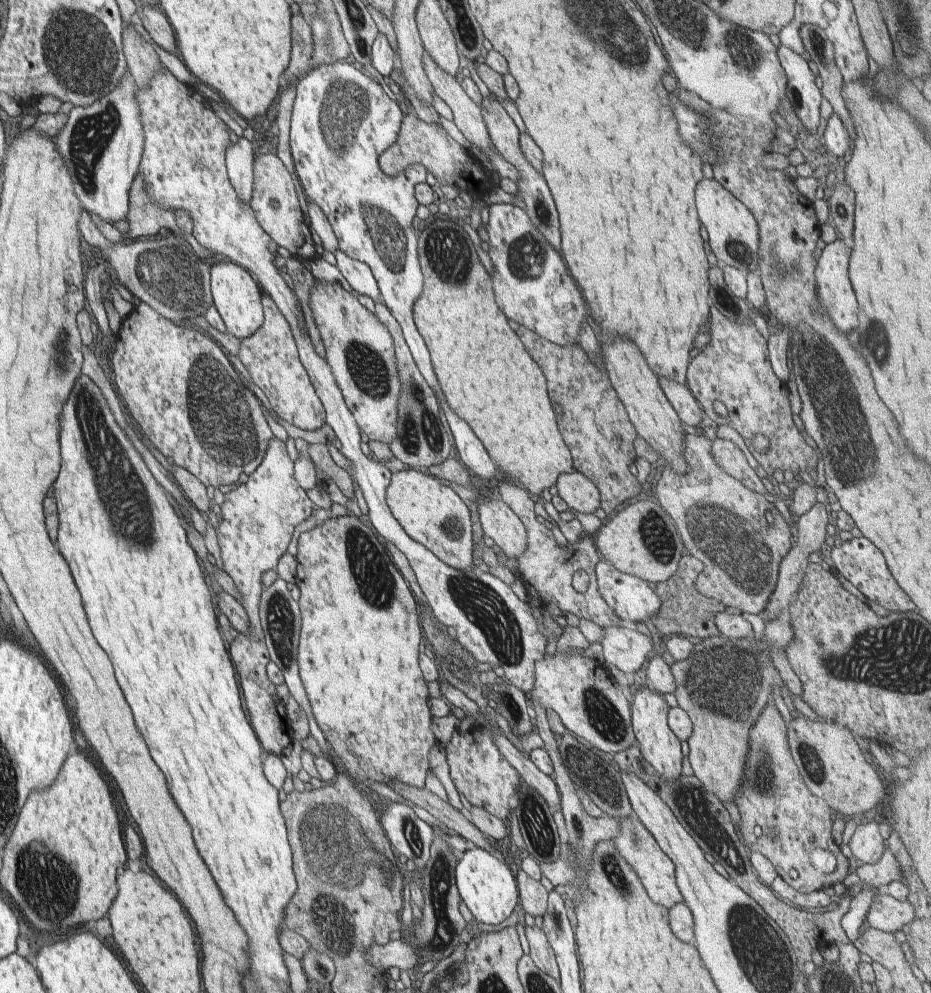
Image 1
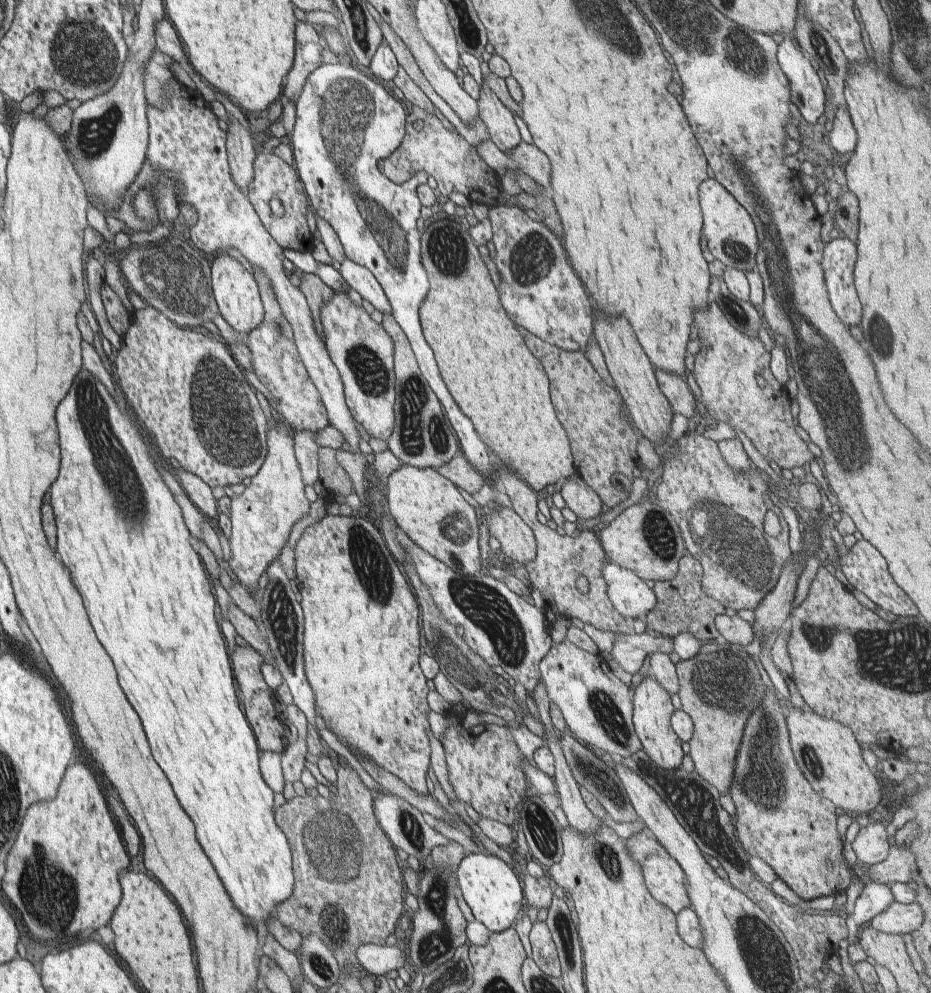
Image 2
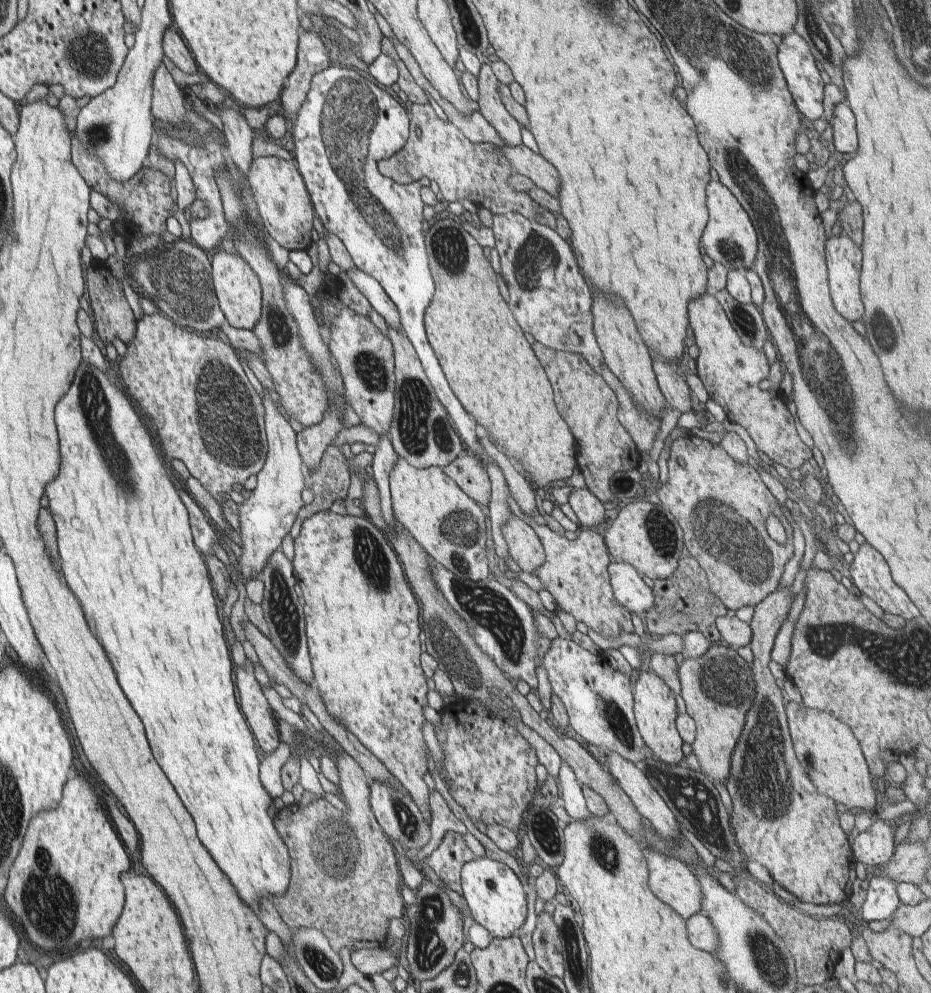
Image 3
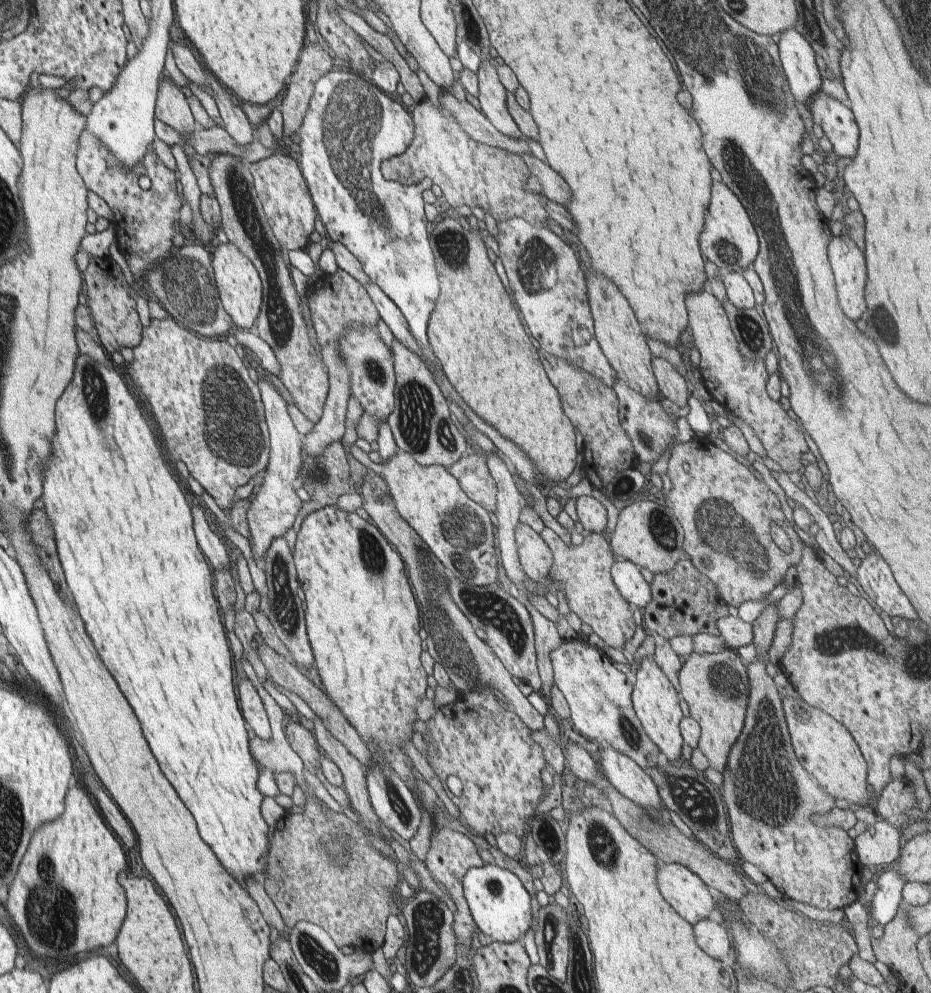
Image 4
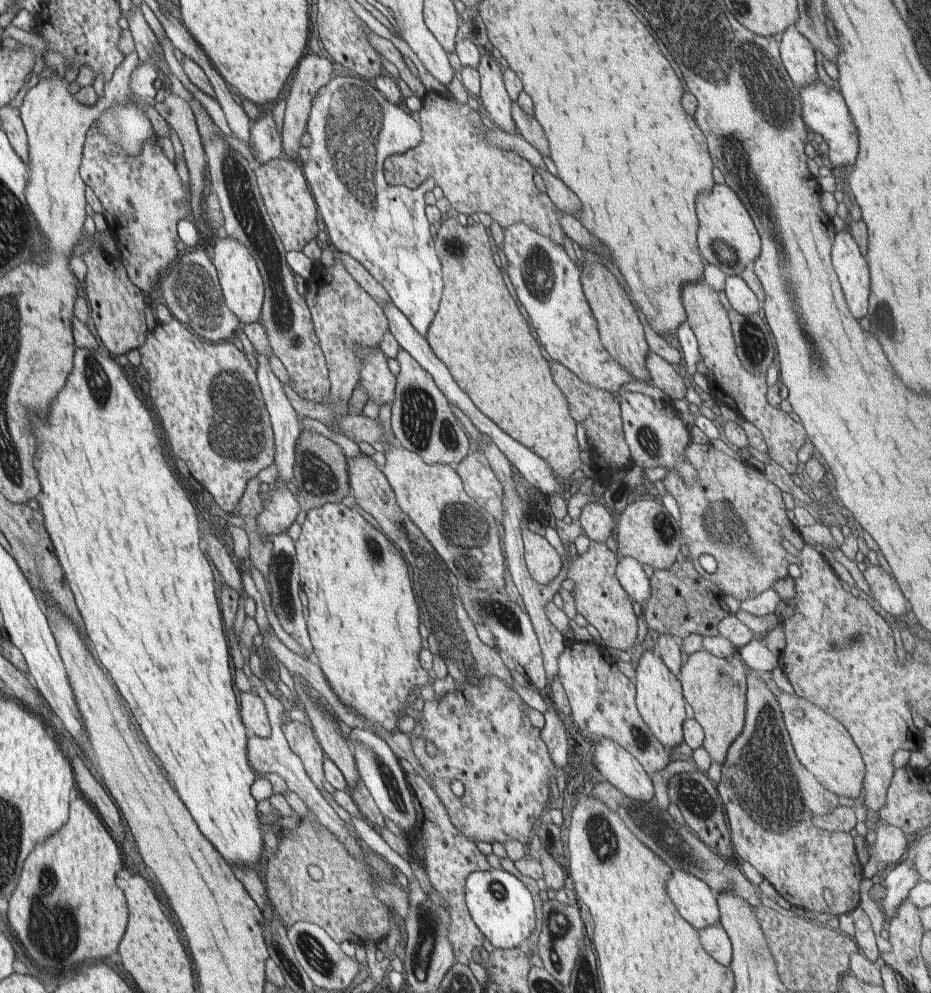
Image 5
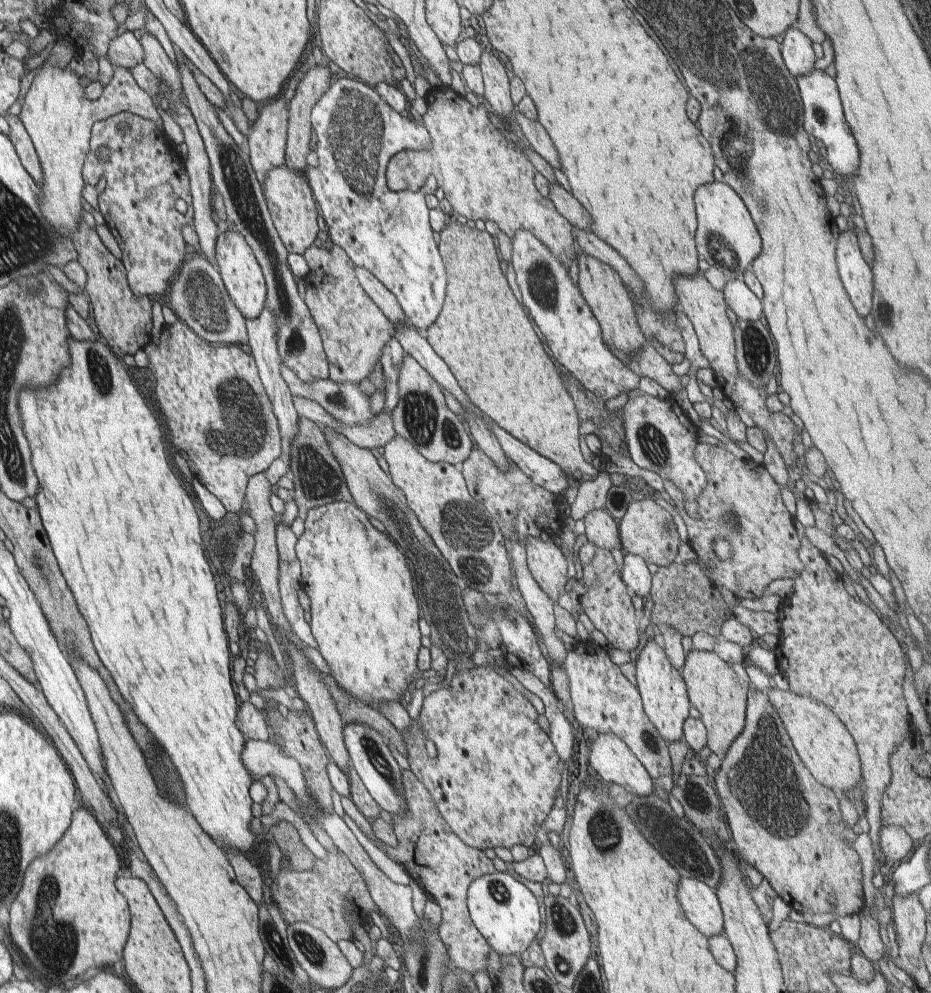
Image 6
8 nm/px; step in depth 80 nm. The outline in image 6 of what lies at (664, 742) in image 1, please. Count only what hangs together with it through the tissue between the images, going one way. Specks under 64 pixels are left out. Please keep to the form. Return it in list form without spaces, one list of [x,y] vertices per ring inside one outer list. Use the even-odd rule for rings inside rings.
[[[650,639],[636,660],[636,680],[643,707],[656,730],[666,742],[674,742],[683,738],[683,726],[690,716],[690,701],[685,678],[668,658],[664,647]]]

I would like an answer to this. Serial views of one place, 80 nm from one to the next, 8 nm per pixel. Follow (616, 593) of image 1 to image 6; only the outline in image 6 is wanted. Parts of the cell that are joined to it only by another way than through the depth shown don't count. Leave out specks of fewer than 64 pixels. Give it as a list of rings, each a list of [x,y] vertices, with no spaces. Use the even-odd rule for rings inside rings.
[[[624,553],[621,577],[630,592],[641,597],[649,596],[655,578],[648,569],[647,560],[632,553]]]

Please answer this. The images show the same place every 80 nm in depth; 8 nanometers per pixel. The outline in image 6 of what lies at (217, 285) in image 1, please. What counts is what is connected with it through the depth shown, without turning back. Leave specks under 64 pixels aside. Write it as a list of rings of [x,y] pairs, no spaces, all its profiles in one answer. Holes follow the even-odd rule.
[[[227,229],[226,232],[218,235],[215,244],[215,257],[221,279],[232,302],[246,319],[256,318],[265,307],[267,286],[260,263],[244,236],[232,229]]]

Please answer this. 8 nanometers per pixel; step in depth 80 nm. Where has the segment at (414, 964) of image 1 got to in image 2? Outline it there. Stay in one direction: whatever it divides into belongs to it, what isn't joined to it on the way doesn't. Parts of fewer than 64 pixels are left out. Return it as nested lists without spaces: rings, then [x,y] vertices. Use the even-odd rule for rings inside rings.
[[[368,943],[367,945],[360,944],[355,958],[359,962],[360,968],[376,977],[377,975],[385,976],[390,970],[403,967],[407,959],[404,955],[396,945]]]

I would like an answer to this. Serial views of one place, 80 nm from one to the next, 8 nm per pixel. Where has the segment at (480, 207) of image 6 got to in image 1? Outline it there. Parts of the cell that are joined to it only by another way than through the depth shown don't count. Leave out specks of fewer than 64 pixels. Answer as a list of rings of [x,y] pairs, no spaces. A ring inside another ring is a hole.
[[[410,107],[405,111],[401,129],[398,133],[397,141],[386,151],[379,156],[379,166],[384,174],[389,177],[395,177],[409,166],[419,164],[426,168],[427,172],[432,172],[434,178],[441,186],[448,186],[458,190],[466,191],[474,199],[482,199],[485,193],[496,188],[491,178],[486,174],[482,164],[469,152],[464,146],[460,145],[450,134],[442,128],[440,124],[427,123],[423,121],[418,115],[414,107]]]

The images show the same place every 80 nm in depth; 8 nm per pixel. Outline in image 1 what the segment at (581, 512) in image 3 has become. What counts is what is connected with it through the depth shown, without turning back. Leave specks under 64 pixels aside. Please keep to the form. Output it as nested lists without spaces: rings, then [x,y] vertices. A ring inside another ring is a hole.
[[[580,471],[561,474],[556,486],[560,498],[575,512],[592,514],[601,506],[598,487]]]

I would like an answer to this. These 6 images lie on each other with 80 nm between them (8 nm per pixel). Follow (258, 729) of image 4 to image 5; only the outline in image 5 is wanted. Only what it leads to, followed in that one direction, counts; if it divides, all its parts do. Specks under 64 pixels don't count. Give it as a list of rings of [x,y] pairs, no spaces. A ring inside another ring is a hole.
[[[250,692],[240,694],[240,716],[248,732],[248,737],[268,738],[271,735],[271,724],[265,704],[259,695]]]

